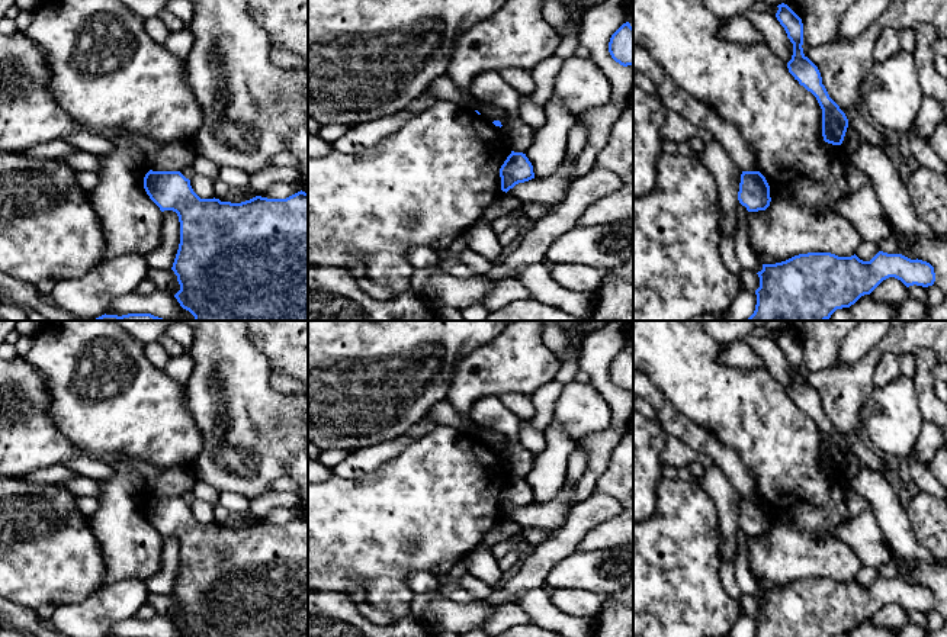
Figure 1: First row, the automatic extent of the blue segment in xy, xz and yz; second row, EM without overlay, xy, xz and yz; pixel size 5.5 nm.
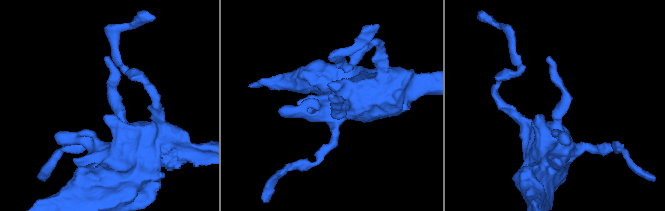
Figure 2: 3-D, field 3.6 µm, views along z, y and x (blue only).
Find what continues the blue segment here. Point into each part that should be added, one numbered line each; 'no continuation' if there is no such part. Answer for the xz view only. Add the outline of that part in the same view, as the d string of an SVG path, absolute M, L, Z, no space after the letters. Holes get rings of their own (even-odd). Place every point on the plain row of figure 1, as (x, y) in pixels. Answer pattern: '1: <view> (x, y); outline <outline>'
no continuation

